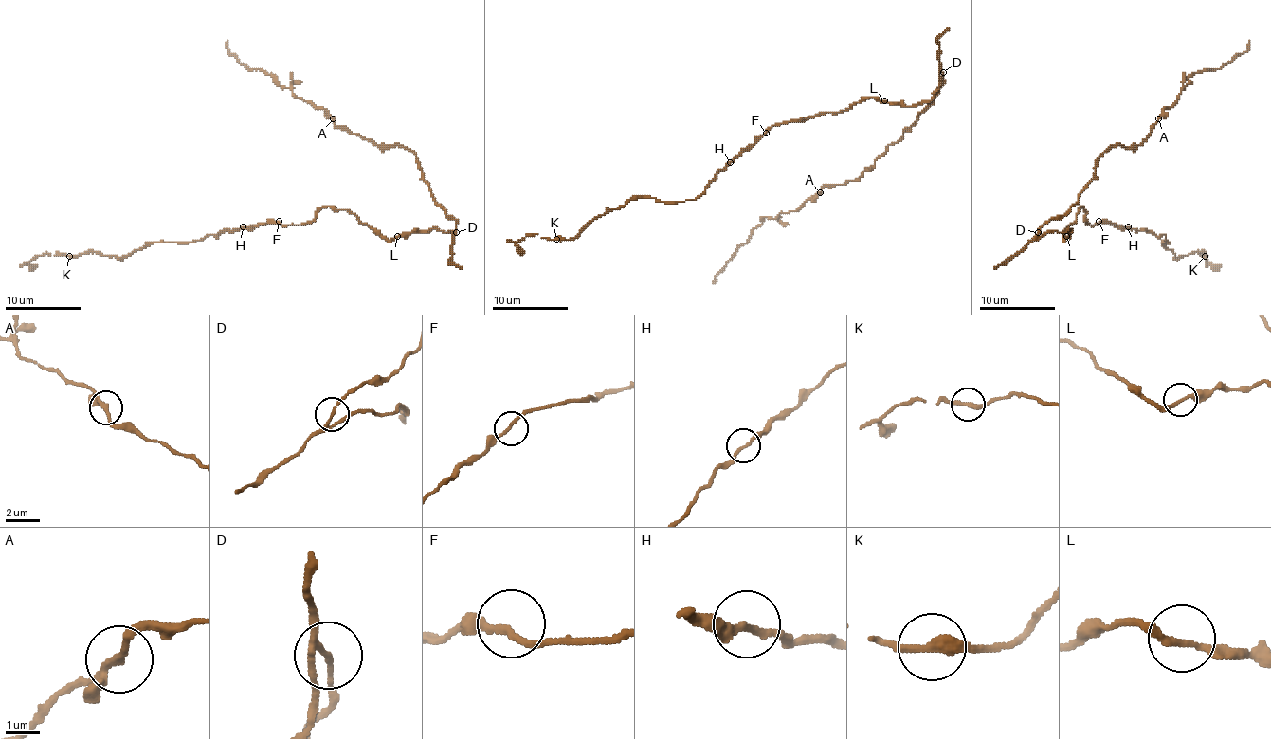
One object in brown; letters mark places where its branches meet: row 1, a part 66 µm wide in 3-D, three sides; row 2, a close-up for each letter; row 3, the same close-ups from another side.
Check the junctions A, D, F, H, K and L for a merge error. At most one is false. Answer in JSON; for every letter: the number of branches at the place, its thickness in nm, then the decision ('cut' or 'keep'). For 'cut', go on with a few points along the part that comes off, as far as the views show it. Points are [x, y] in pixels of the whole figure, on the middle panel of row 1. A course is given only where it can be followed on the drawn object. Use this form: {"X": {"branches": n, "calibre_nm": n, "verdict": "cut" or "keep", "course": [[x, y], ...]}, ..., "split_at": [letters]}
{"A": {"branches": 3, "calibre_nm": 160, "verdict": "keep"}, "D": {"branches": 3, "calibre_nm": 130, "verdict": "keep"}, "F": {"branches": 2, "calibre_nm": 190, "verdict": "keep"}, "H": {"branches": 2, "calibre_nm": 200, "verdict": "keep"}, "K": {"branches": 2, "calibre_nm": 280, "verdict": "keep"}, "L": {"branches": 2, "calibre_nm": 200, "verdict": "keep"}, "split_at": []}

